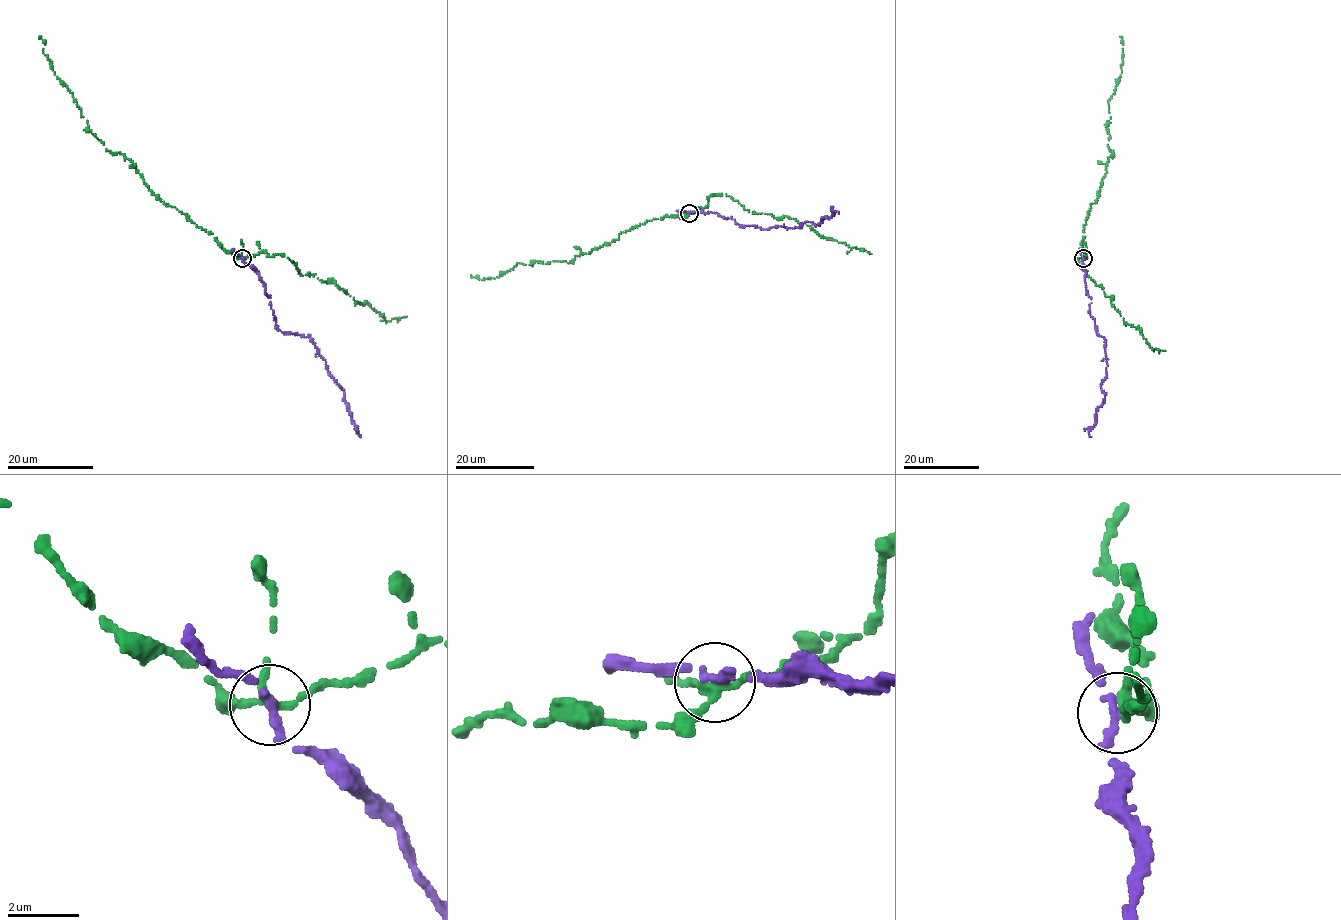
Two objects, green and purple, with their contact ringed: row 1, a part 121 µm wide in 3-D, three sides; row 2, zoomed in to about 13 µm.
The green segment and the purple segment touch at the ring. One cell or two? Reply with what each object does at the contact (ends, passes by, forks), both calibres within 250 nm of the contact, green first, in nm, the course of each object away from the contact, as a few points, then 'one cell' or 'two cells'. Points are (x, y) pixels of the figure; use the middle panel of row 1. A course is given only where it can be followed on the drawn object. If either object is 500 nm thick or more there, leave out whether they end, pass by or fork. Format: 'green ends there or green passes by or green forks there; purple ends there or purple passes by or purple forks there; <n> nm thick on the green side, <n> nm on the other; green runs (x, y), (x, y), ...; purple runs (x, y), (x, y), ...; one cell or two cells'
green forks there; purple ends there; 220 nm thick on the green side, 320 nm on the other; green runs (689, 213), (684, 218), (648, 220), (569, 262), (517, 263), (497, 277), (471, 275); purple runs (689, 213), (715, 213), (763, 230), (799, 227), (808, 221), (819, 225), (821, 219), (839, 213); two cells

